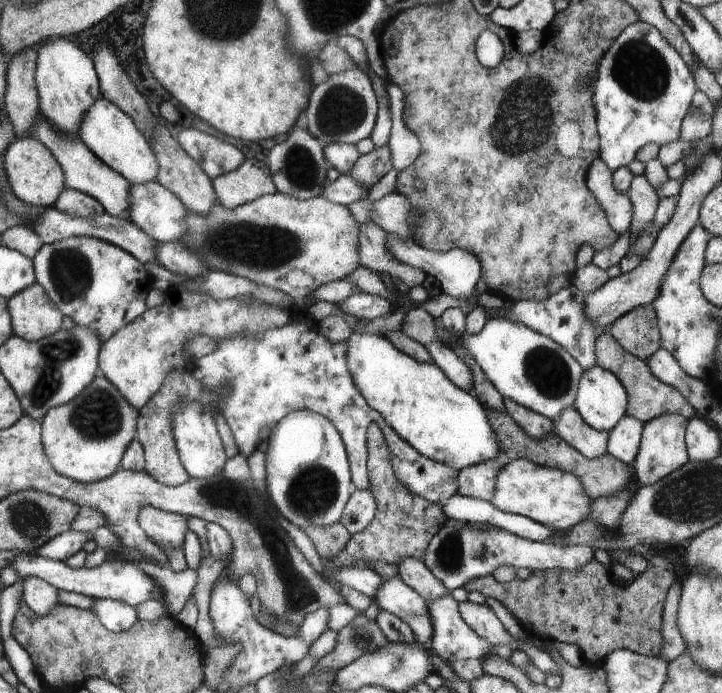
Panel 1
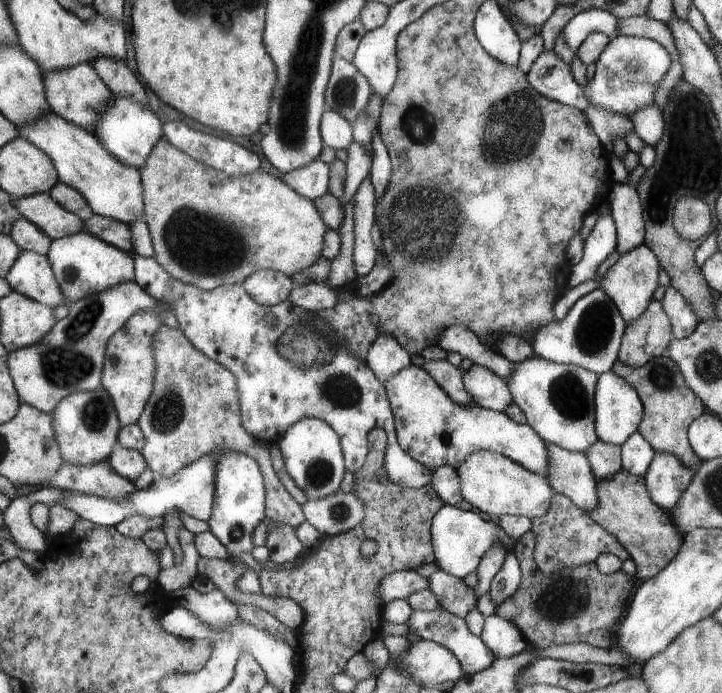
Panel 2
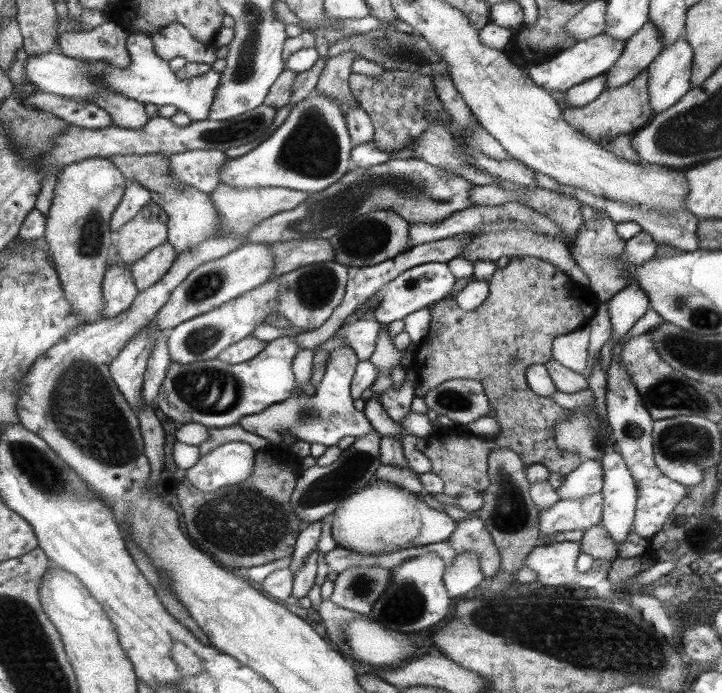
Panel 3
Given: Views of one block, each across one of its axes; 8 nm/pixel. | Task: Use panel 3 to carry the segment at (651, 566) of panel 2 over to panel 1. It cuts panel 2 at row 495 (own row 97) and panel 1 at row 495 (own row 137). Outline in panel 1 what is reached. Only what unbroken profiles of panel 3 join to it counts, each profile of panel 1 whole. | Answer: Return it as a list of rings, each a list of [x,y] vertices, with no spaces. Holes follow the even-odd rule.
[[[489,408],[484,409],[488,413],[489,424],[492,424],[493,432],[497,436],[499,452],[505,454],[509,460],[527,459],[535,464],[547,466],[547,468],[569,472],[569,474],[573,474],[573,476],[577,476],[581,480],[585,494],[591,500],[597,499],[599,496],[613,496],[619,490],[627,488],[629,478],[631,478],[631,467],[613,458],[613,456],[605,454],[597,456],[597,458],[585,457],[581,452],[577,452],[576,448],[571,448],[555,433],[547,434],[547,436],[539,438],[539,440],[529,438],[520,425],[515,424],[512,417],[506,412],[497,412],[497,410],[489,410]]]

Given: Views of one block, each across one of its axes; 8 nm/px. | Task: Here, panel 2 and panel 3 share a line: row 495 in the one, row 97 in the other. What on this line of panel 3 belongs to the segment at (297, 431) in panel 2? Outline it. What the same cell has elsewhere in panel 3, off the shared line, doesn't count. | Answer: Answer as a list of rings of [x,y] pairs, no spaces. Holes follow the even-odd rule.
[[[313,90],[307,98],[295,103],[283,124],[269,138],[243,156],[226,157],[217,173],[220,184],[232,188],[276,187],[311,195],[344,176],[351,149],[352,140],[337,103]]]

